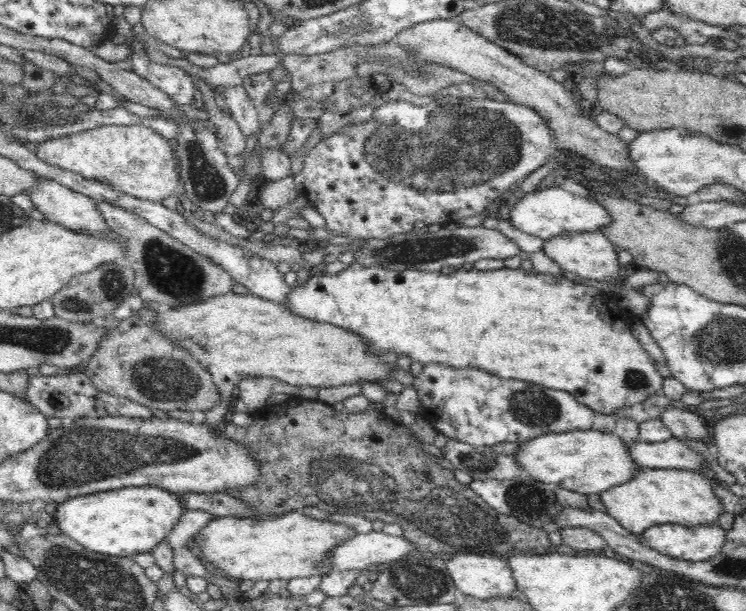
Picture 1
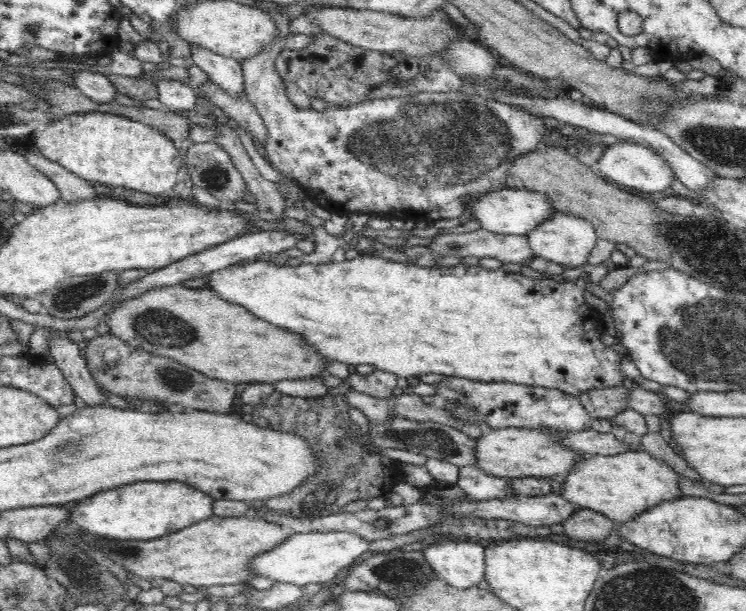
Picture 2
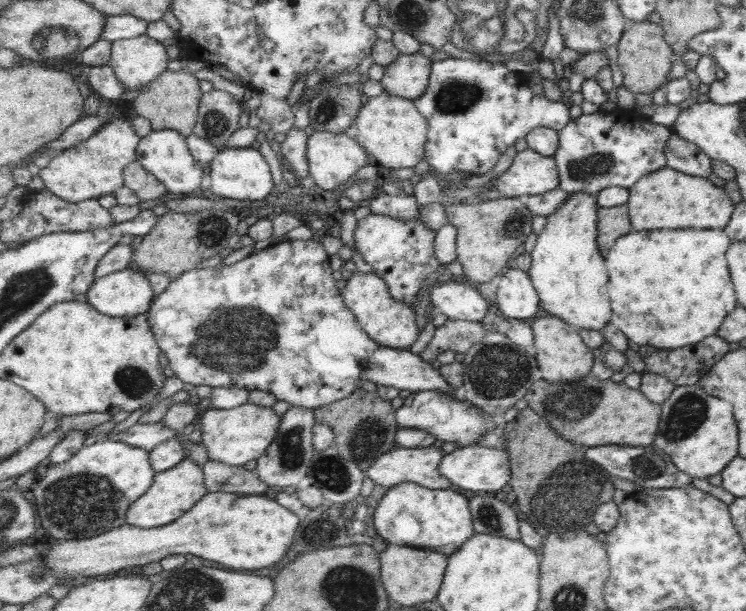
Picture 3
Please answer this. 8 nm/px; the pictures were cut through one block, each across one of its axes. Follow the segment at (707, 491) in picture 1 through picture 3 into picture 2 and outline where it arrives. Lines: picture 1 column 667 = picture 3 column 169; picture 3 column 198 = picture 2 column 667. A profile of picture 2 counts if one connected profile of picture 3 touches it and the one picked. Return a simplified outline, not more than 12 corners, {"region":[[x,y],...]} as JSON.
{"region":[[646,451],[587,455],[560,494],[616,525],[683,498]]}

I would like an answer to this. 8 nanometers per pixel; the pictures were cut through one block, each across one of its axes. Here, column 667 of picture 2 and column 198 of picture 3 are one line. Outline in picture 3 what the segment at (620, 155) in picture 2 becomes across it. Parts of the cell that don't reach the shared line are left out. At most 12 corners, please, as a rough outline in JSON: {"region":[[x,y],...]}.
{"region":[[172,129],[141,140],[137,162],[168,192],[207,186],[187,138]]}

